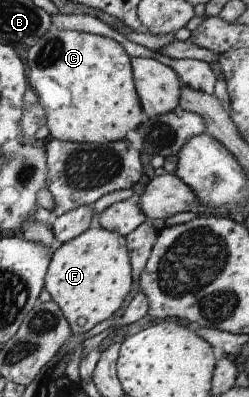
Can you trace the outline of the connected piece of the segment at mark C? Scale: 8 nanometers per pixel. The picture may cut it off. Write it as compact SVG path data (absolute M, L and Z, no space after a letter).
M55 26L29 47L29 84L38 96L39 105L45 110L46 125L53 139L77 143L112 143L126 140L127 132L137 129L145 117L133 82L129 58L123 46L111 38L76 30L61 30Z

